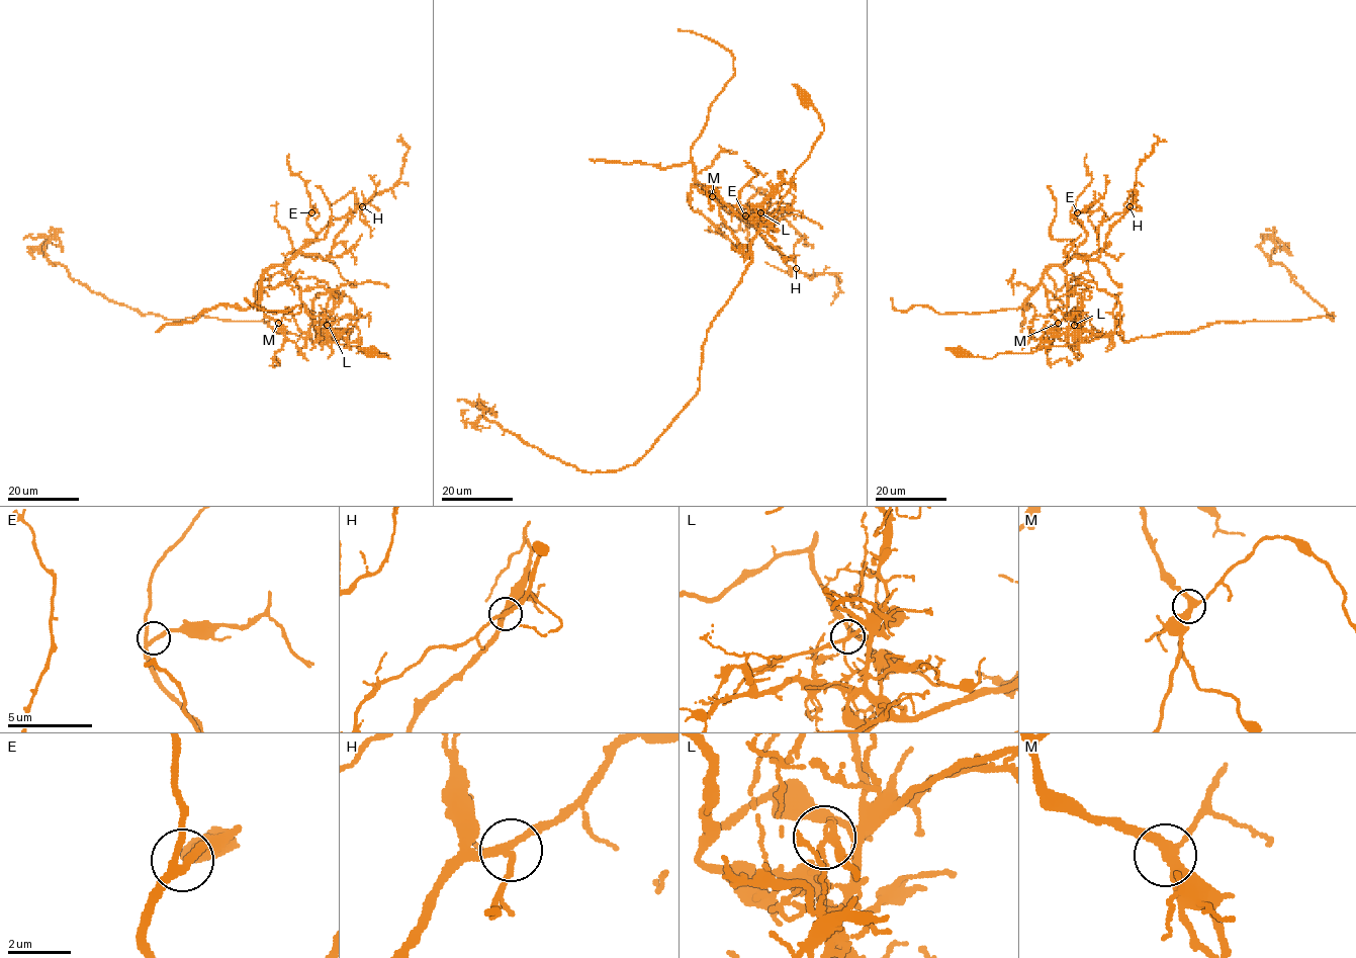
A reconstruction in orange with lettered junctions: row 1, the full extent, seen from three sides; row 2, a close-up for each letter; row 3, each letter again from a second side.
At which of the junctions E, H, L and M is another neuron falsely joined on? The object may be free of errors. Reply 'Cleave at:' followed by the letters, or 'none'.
Cleave at: L

